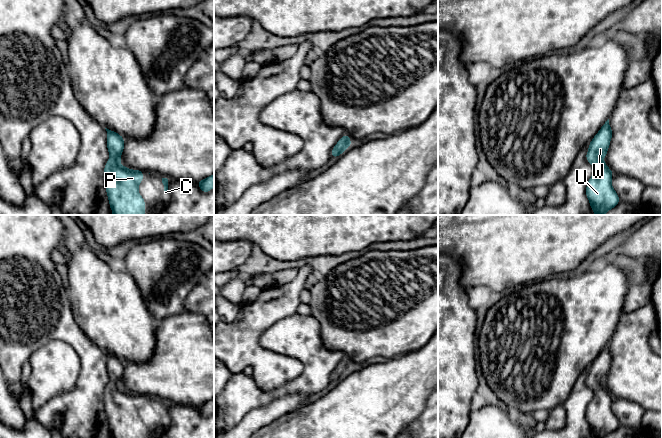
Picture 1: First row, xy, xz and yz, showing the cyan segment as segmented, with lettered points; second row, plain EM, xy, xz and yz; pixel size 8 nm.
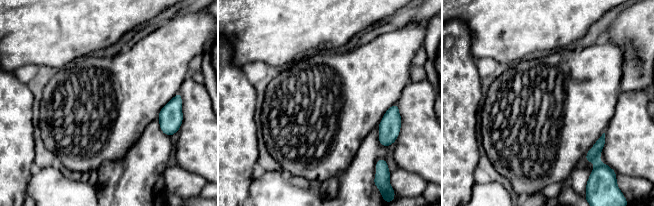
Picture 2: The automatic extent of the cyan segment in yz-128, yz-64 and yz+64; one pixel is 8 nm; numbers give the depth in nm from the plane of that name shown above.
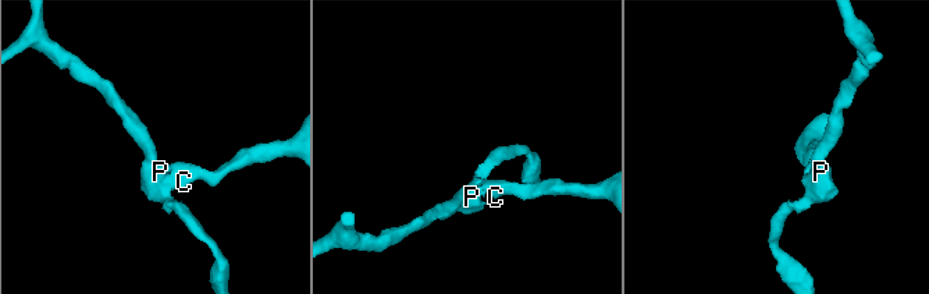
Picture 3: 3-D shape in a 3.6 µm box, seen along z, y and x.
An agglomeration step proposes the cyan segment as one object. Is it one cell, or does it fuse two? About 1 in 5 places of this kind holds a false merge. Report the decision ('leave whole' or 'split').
leave whole

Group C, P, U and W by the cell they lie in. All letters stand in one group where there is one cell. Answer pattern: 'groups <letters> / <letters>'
groups C P U W

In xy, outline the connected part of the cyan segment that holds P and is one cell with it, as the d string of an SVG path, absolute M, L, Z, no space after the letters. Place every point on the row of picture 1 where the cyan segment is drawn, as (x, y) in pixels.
M105 129L110 159L104 168L104 179L113 215L145 215L145 201L138 191L138 185L143 180L143 171L131 170L120 164L124 138Z

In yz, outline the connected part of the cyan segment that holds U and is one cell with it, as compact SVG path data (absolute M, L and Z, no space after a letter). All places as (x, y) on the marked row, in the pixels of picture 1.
M608 119L590 142L586 154L587 161L594 166L593 175L586 186L586 196L595 215L604 215L620 202L611 185L613 172L603 161L611 138L612 130Z

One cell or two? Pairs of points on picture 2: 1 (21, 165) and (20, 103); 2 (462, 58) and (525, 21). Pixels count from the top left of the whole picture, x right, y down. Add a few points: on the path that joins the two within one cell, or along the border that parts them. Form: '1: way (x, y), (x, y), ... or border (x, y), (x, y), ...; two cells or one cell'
1: way (20, 150), (20, 118); one cell
2: border (468, 30), (471, 54), (475, 59); two cells

